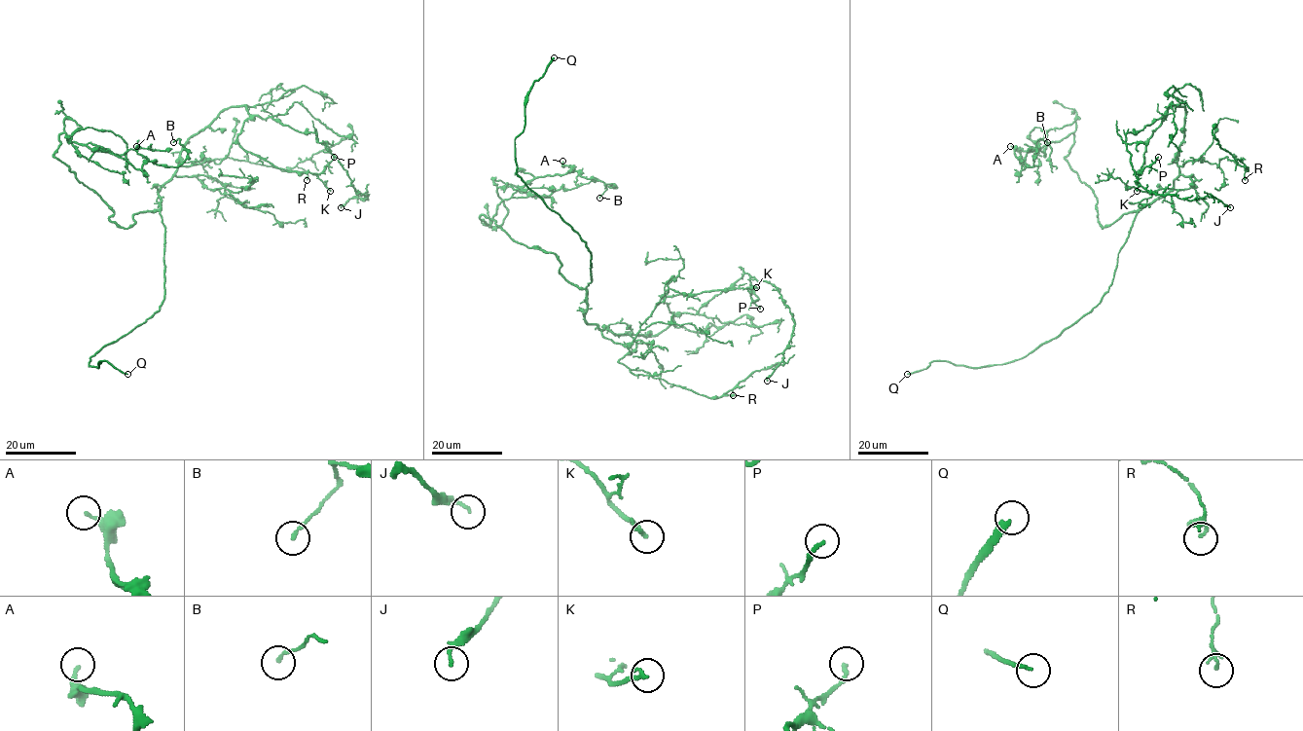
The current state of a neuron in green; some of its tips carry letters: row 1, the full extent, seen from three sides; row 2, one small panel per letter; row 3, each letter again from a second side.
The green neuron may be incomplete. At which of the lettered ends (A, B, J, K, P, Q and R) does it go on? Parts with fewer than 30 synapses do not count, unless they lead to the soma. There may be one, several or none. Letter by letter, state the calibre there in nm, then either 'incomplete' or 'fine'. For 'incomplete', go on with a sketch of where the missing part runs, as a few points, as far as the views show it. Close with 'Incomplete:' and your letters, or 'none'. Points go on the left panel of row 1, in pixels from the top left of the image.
A: 180 nm thick; fine
B: 150 nm thick; fine
J: 150 nm thick; fine
K: 190 nm thick; incomplete; missing branch runs (330, 191), (332, 215), (328, 227), (324, 230)
P: 200 nm thick; fine
Q: 200 nm thick; incomplete; missing branch runs (127, 374), (164, 369), (182, 351), (185, 342)
R: 90 nm thick; fine
Incomplete: K, Q

